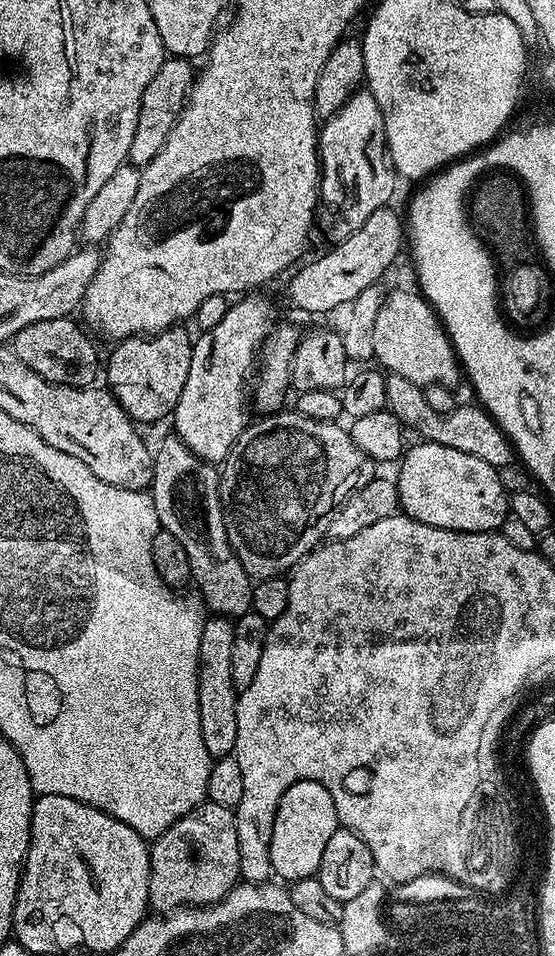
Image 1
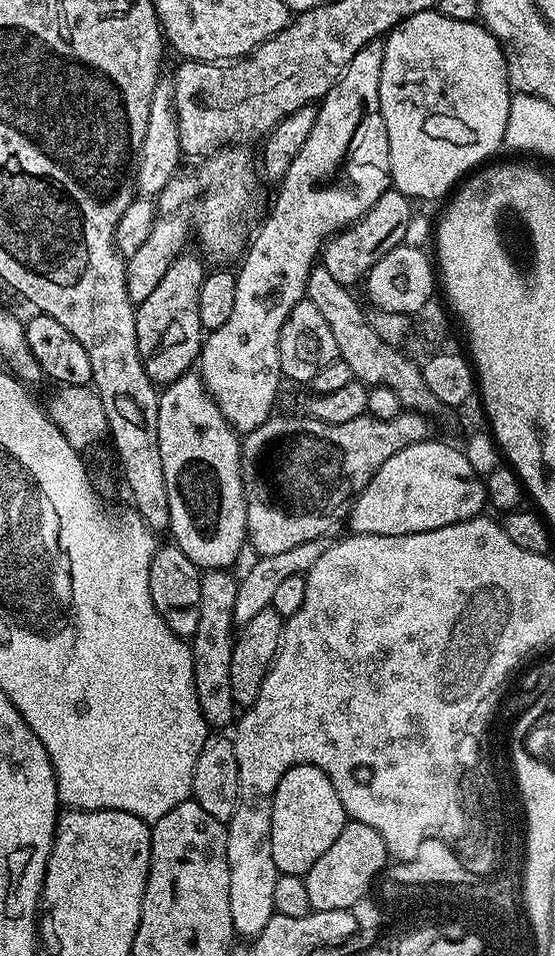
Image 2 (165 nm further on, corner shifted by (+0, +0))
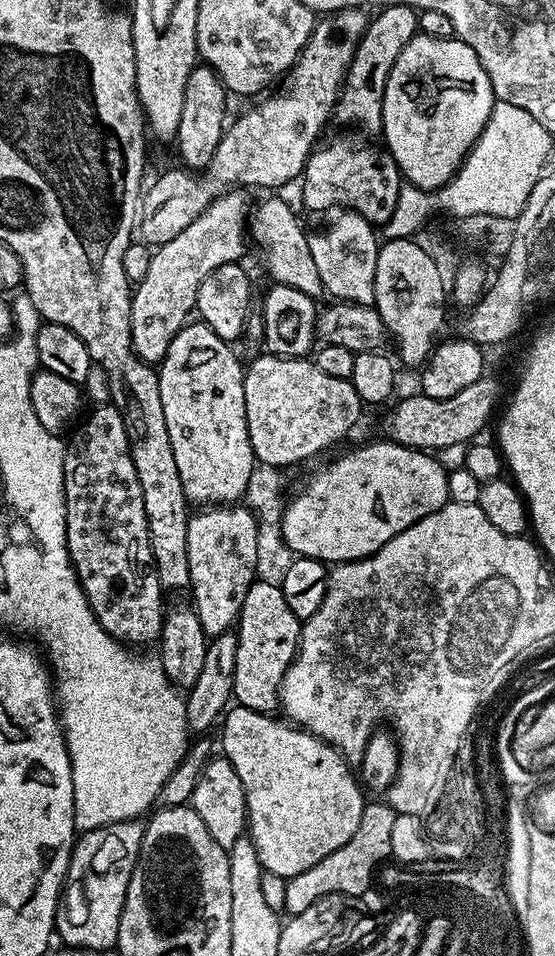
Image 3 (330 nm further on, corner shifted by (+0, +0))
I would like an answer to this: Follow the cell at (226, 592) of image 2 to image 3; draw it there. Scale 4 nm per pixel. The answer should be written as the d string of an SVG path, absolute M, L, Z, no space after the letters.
M208 506L189 515L186 554L190 558L191 607L196 609L202 630L213 638L239 621L246 590L257 581L258 526L247 506Z

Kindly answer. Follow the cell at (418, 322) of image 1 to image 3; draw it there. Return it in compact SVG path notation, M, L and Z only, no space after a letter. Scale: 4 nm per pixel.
M340 210L321 232L308 237L310 254L318 266L318 276L325 293L333 301L346 304L375 305L374 274L378 270L378 254L381 241L377 229L362 214Z

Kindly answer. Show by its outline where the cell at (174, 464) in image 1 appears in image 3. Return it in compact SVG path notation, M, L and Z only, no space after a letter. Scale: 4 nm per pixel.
M189 322L170 342L170 350L166 350L163 360L158 365L160 378L160 393L162 394L162 414L166 418L166 430L170 434L170 450L174 450L174 463L178 466L178 478L182 478L184 497L192 506L232 506L245 495L247 482L250 479L250 472L258 463L254 450L250 446L250 434L246 426L246 390L244 389L245 365L240 365L236 352L229 341L218 338L210 326L202 322Z

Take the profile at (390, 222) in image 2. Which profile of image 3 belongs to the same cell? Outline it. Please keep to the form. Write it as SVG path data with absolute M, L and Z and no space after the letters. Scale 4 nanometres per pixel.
M340 136L329 142L325 148L317 147L305 163L302 175L304 182L304 204L312 212L331 210L347 210L362 214L374 226L382 226L394 214L394 206L398 206L398 194L402 187L400 167L394 162L392 155L383 147L364 148L364 144L356 136Z

